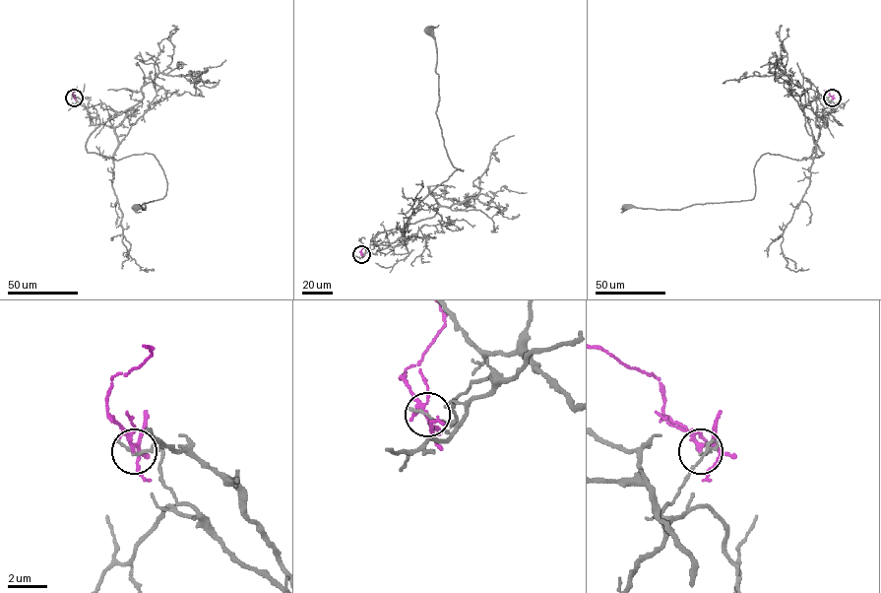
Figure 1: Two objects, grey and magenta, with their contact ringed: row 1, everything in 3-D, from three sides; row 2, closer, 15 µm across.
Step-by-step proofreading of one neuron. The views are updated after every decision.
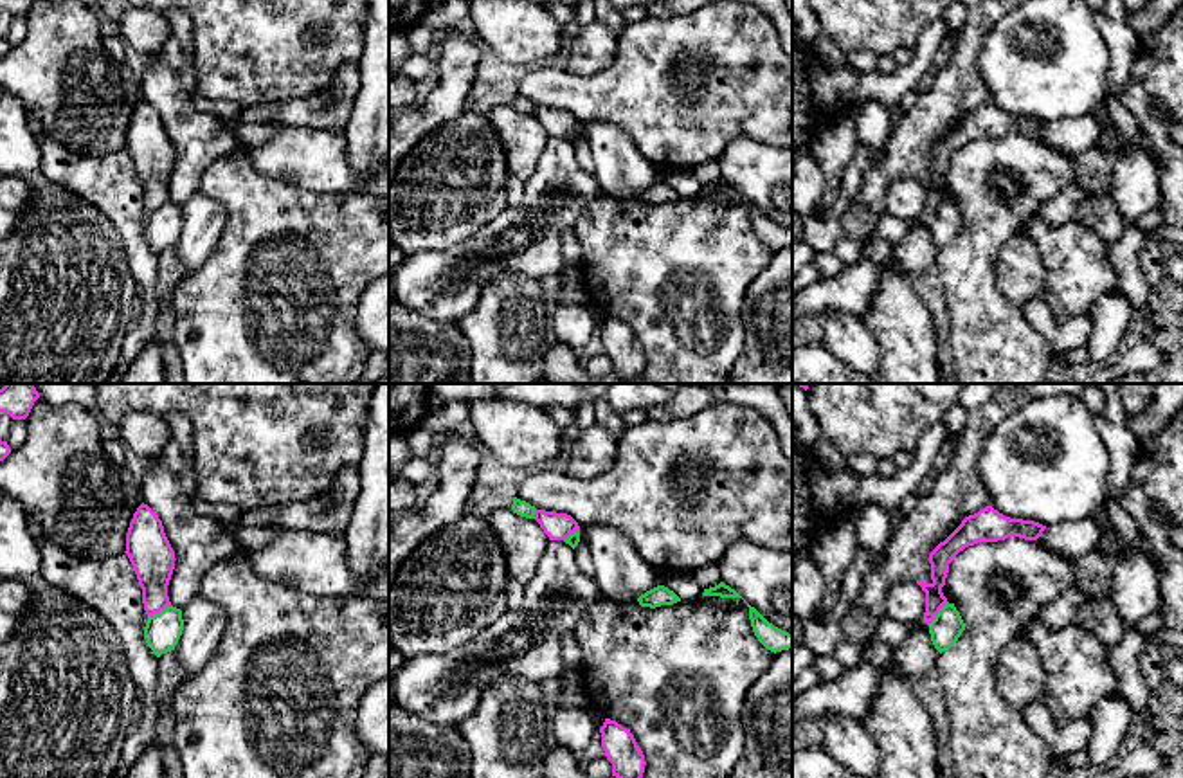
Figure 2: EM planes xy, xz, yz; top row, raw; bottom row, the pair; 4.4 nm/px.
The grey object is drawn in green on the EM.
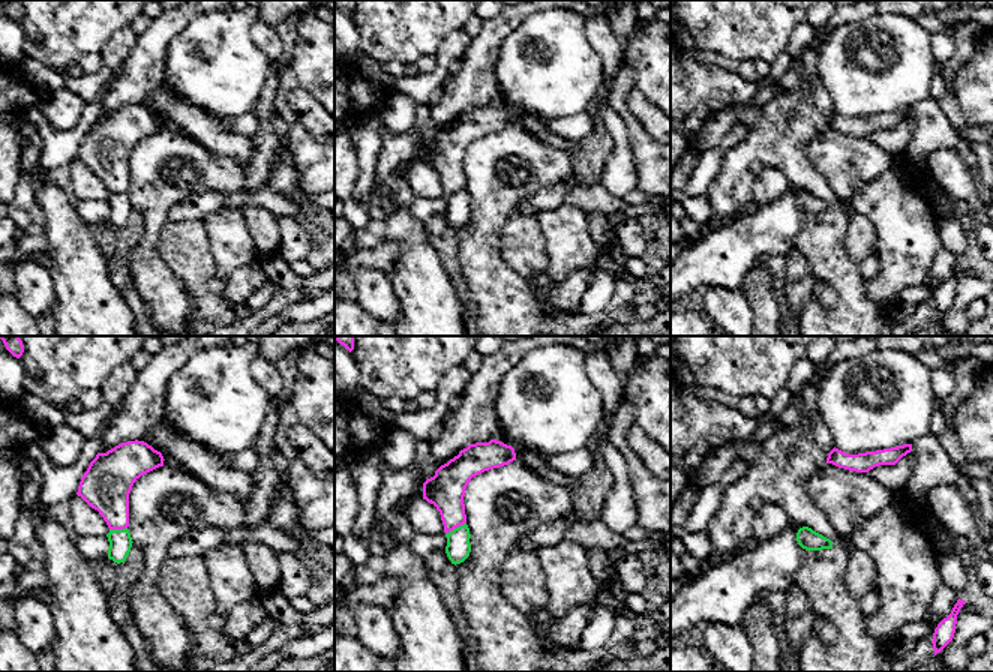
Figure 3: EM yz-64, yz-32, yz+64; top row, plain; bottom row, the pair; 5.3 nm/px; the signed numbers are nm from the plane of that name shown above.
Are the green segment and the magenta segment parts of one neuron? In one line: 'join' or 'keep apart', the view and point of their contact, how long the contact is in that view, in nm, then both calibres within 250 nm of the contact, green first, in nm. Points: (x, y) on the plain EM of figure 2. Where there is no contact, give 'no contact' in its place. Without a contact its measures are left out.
keep apart | yz (939, 209) | 130 nm | 140/100 nm

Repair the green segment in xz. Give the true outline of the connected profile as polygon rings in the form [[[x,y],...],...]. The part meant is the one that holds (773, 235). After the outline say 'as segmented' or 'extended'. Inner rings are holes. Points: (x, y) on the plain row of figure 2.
[[[749,204],[749,216],[758,238],[771,249],[781,249],[792,245],[792,231],[769,220],[754,204]]]; as segmented

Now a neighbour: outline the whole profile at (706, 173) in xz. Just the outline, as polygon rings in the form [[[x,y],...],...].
[[[718,158],[708,160],[691,171],[702,185],[715,184],[722,178]]]

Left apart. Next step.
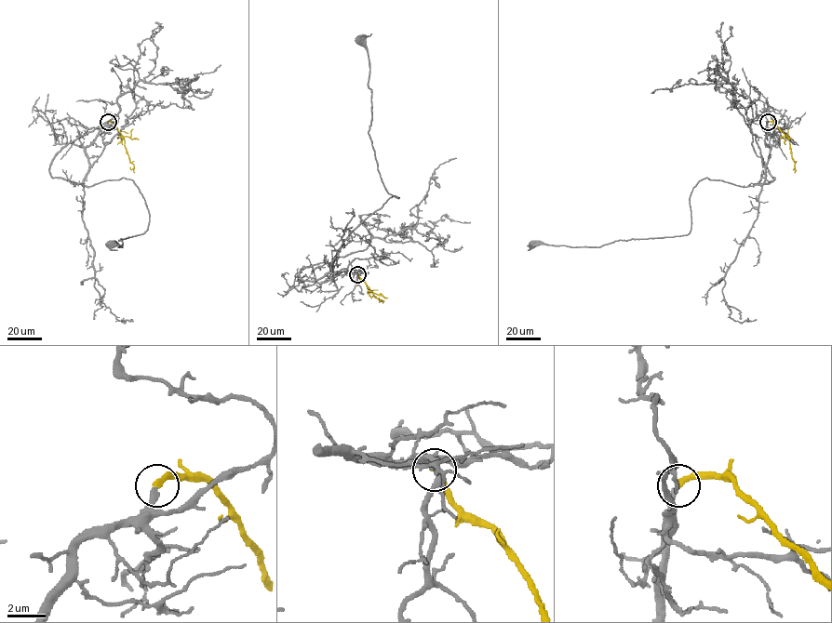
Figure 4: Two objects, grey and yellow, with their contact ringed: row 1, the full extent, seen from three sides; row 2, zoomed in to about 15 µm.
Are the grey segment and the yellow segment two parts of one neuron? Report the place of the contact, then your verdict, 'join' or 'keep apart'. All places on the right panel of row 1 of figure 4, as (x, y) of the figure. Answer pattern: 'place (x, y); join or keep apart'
place (768, 122); join

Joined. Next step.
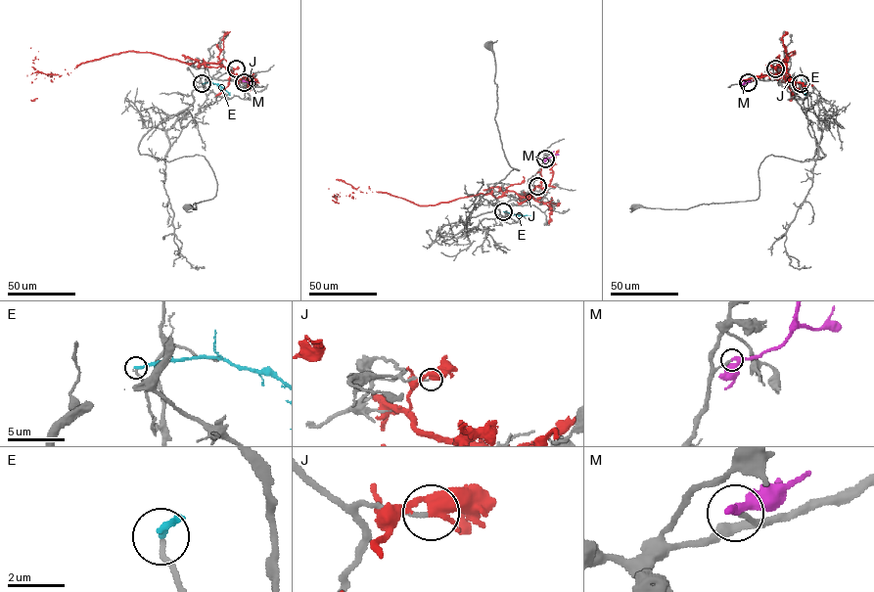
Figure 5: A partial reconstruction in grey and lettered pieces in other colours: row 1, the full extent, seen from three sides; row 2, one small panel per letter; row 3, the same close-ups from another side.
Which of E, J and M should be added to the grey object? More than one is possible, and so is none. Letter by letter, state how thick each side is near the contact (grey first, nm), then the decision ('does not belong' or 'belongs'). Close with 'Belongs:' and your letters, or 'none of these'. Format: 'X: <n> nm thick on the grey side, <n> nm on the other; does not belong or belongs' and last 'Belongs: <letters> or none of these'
E: 160 nm thick on the grey side, 200 nm on the other; does not belong
J: 110 nm thick on the grey side, 320 nm on the other; does not belong
M: 160 nm thick on the grey side, 220 nm on the other; belongs
Belongs: M

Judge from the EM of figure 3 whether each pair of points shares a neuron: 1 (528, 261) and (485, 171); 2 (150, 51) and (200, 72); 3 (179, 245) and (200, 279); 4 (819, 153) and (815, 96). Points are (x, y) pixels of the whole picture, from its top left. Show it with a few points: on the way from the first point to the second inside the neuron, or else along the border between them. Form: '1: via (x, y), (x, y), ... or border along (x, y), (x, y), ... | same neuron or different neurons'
1: border along (510, 218), (500, 237), (500, 254) | different neurons
2: border along (183, 27), (168, 47), (162, 75) | different neurons
3: via (188, 254), (197, 270) | same neuron
4: border along (825, 126), (806, 152), (806, 159), (818, 173) | different neurons

